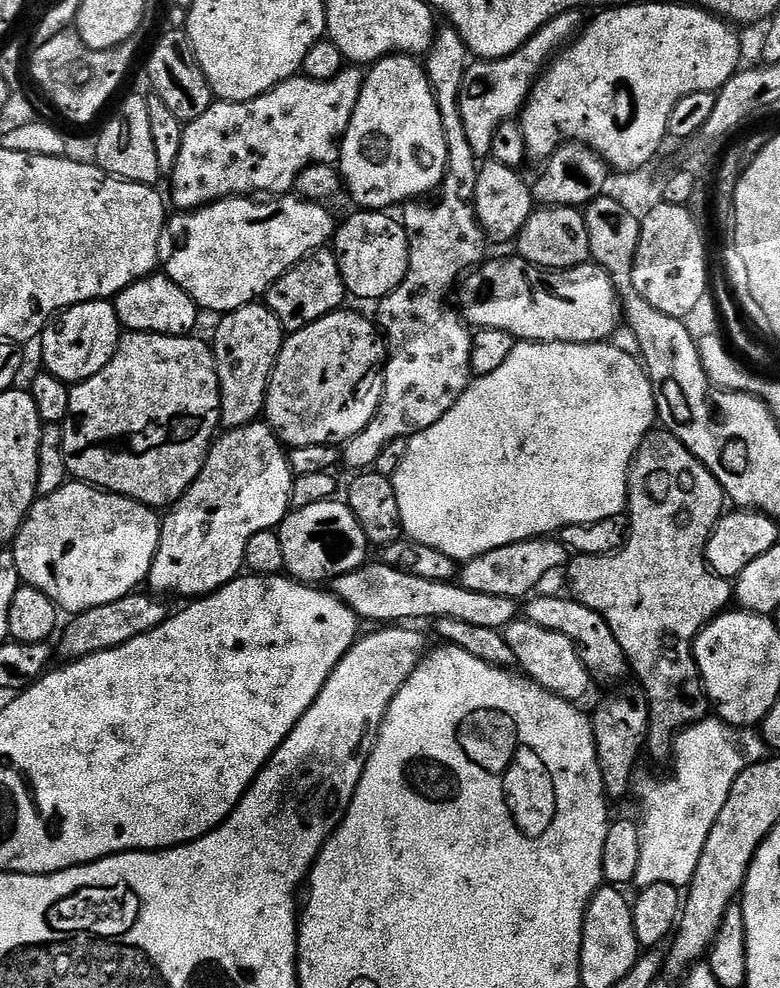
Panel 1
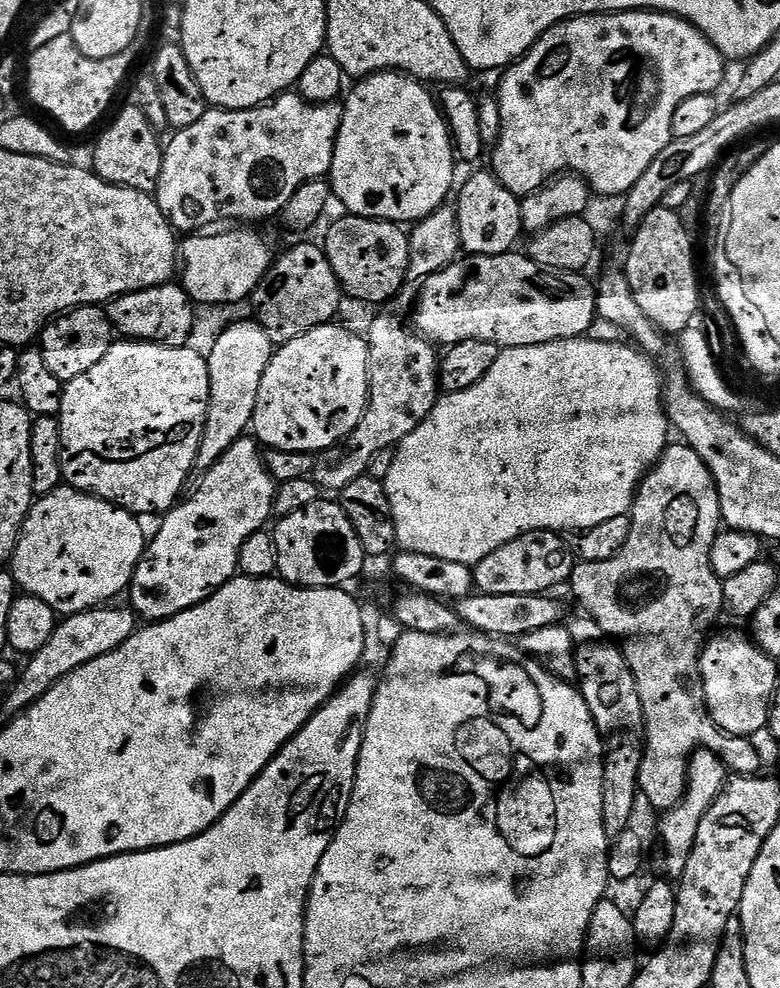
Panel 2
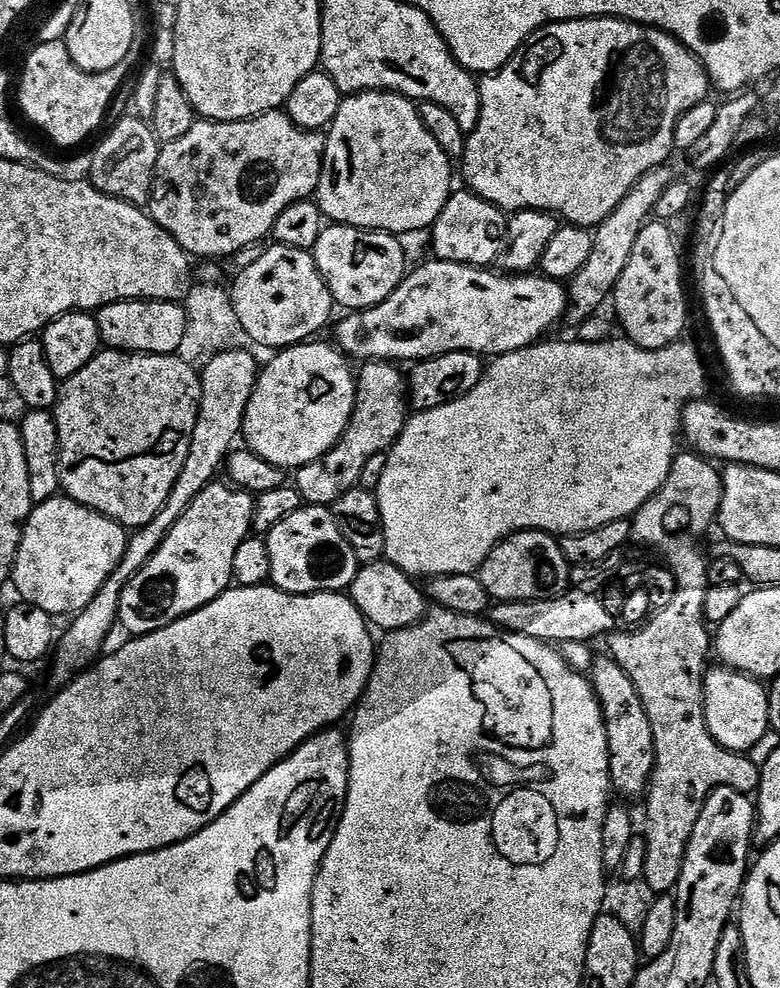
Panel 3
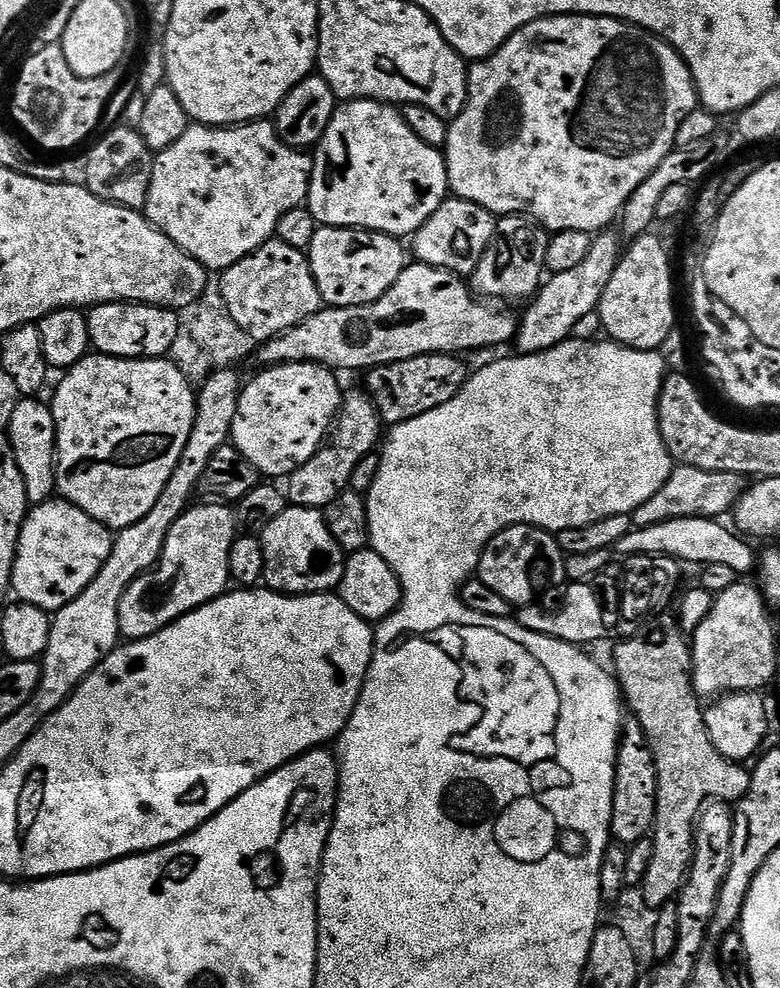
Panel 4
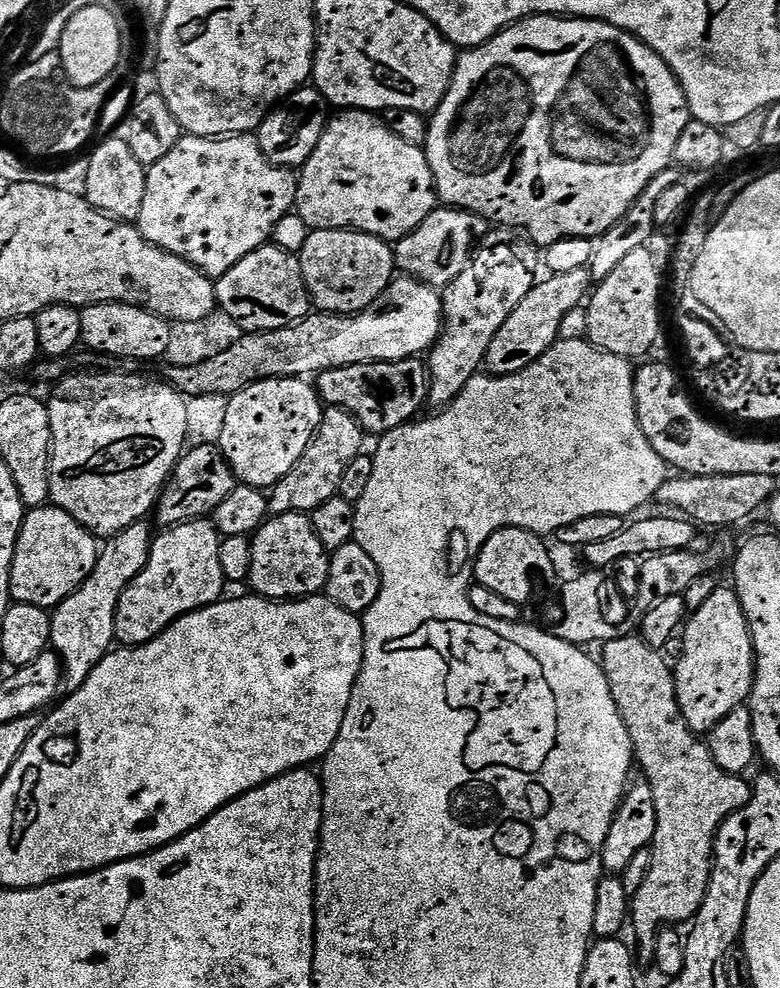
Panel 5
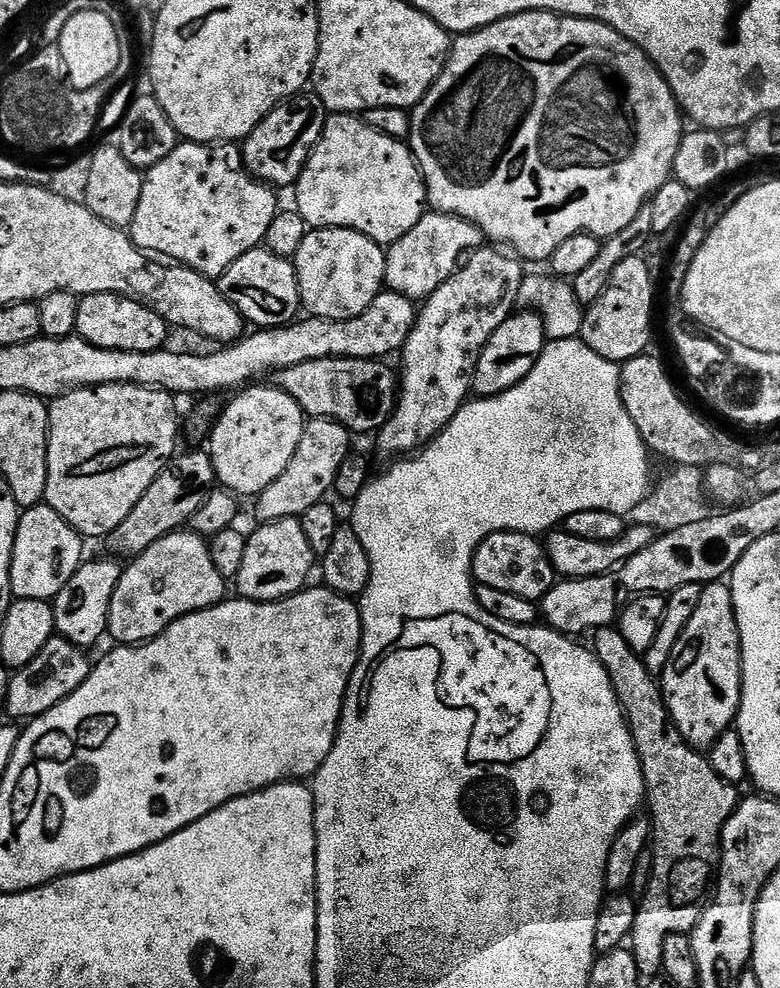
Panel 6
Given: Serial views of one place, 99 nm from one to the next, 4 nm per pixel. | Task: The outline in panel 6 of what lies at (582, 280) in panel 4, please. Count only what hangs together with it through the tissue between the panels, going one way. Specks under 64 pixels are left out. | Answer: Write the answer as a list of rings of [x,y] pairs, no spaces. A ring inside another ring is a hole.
[[[516,310],[511,316],[490,334],[490,342],[482,350],[478,360],[476,374],[472,379],[472,392],[477,397],[497,396],[522,382],[530,370],[538,362],[540,355],[544,353],[546,333],[544,331],[544,319],[535,310]]]

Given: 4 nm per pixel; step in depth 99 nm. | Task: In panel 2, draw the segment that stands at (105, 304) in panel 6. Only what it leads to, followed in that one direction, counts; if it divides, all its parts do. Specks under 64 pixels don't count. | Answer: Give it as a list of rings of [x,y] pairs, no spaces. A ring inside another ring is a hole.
[[[176,282],[119,296],[107,305],[106,311],[113,329],[121,337],[130,340],[147,340],[154,344],[183,348],[192,333],[194,304],[189,300],[183,287]]]

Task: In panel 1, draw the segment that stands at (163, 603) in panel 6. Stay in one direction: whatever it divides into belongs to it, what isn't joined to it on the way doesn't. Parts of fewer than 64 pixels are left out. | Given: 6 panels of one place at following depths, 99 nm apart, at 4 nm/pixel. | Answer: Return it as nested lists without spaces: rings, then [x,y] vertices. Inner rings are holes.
[[[253,422],[242,426],[241,428],[233,428],[223,433],[225,436],[215,441],[209,447],[208,457],[204,460],[204,469],[198,474],[198,478],[188,488],[187,492],[171,505],[170,511],[163,517],[160,526],[160,545],[156,551],[154,562],[148,571],[147,587],[152,587],[156,592],[165,592],[168,596],[192,596],[188,598],[203,598],[219,588],[229,584],[230,581],[237,579],[241,575],[244,568],[244,555],[246,554],[246,542],[250,542],[250,538],[254,538],[254,534],[259,532],[271,532],[279,529],[280,524],[290,511],[292,503],[292,481],[294,473],[285,449],[282,447],[281,441],[275,432],[264,422]]]

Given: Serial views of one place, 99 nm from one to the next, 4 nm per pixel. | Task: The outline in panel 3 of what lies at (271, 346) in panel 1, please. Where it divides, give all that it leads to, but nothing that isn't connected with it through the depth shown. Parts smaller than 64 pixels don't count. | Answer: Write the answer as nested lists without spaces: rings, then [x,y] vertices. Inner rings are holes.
[[[244,348],[218,354],[204,365],[200,377],[200,413],[194,426],[194,438],[190,442],[186,466],[182,466],[182,474],[178,474],[178,482],[166,506],[162,506],[159,514],[145,528],[135,529],[129,535],[128,549],[122,562],[116,567],[116,573],[105,582],[100,593],[82,611],[71,617],[72,625],[65,632],[63,629],[54,652],[56,665],[52,668],[52,676],[57,680],[57,685],[67,685],[77,673],[87,669],[105,651],[104,643],[107,642],[112,627],[115,629],[118,624],[122,590],[128,585],[130,578],[134,578],[134,574],[138,574],[138,570],[142,570],[142,566],[150,562],[158,546],[162,546],[166,534],[170,534],[174,522],[178,522],[178,518],[186,514],[190,502],[194,502],[194,498],[198,498],[198,494],[202,494],[202,490],[206,490],[206,486],[217,479],[216,471],[225,467],[234,448],[232,443],[241,439],[246,406],[254,394],[256,378],[261,371],[261,365],[256,365],[255,358]]]

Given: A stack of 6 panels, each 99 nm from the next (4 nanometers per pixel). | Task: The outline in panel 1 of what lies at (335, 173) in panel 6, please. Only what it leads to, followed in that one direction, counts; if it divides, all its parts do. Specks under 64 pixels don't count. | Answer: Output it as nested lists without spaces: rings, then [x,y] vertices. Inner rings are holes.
[[[407,54],[383,56],[367,69],[348,129],[340,141],[338,172],[343,187],[346,192],[348,188],[357,209],[392,210],[395,204],[404,204],[415,196],[424,196],[436,187],[439,189],[447,167],[448,140],[444,137],[444,120],[440,117],[434,86],[428,81],[425,65]]]

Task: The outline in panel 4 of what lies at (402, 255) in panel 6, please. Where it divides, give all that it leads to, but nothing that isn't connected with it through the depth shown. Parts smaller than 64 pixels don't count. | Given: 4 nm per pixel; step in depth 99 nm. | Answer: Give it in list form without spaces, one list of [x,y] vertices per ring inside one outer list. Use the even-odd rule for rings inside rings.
[[[449,198],[411,237],[410,243],[416,251],[415,259],[421,264],[455,272],[461,278],[471,277],[497,239],[496,223],[497,217],[490,210],[474,202]]]

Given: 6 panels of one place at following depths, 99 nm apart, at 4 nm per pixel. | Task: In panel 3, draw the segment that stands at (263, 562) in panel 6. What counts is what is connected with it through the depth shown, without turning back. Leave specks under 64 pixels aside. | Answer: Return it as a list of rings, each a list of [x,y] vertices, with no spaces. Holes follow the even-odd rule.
[[[328,506],[299,508],[267,532],[266,539],[272,566],[271,583],[295,596],[309,596],[315,592],[343,593],[351,589],[362,567]]]

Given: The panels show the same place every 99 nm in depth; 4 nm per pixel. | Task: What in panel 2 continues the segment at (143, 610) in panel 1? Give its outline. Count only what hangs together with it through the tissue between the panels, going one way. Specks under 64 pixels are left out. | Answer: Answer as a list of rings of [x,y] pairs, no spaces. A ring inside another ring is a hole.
[[[101,606],[92,609],[90,612],[78,612],[75,616],[61,619],[57,623],[54,634],[50,634],[50,642],[46,642],[46,646],[42,646],[42,650],[31,653],[29,660],[32,661],[25,668],[22,668],[16,683],[12,685],[7,693],[7,696],[9,695],[8,701],[4,704],[6,717],[15,718],[19,716],[25,709],[31,707],[32,704],[37,704],[62,677],[69,676],[74,670],[86,666],[106,654],[110,654],[115,648],[121,648],[132,637],[132,633],[137,631],[138,628],[136,613],[128,606],[124,606],[124,608],[112,607],[116,606]]]

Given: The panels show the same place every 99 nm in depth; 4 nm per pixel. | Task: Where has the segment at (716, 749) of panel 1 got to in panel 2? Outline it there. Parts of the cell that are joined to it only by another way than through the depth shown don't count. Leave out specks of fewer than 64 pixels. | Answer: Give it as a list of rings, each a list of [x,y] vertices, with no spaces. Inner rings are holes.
[[[703,750],[696,753],[688,762],[688,789],[676,807],[663,813],[660,819],[660,840],[664,843],[664,852],[668,855],[668,872],[673,878],[683,876],[686,862],[694,850],[698,838],[698,826],[710,810],[710,806],[720,796],[726,783],[726,769],[721,760],[712,752]]]

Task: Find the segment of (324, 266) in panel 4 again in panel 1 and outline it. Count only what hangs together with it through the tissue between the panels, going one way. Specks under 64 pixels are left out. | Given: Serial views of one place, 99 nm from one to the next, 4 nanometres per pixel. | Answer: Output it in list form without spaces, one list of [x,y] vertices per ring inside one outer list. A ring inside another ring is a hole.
[[[356,210],[348,221],[341,223],[334,233],[336,244],[335,263],[340,269],[340,277],[349,297],[357,296],[360,300],[379,302],[389,296],[393,290],[404,281],[408,269],[408,234],[399,219],[391,220],[384,210]]]

